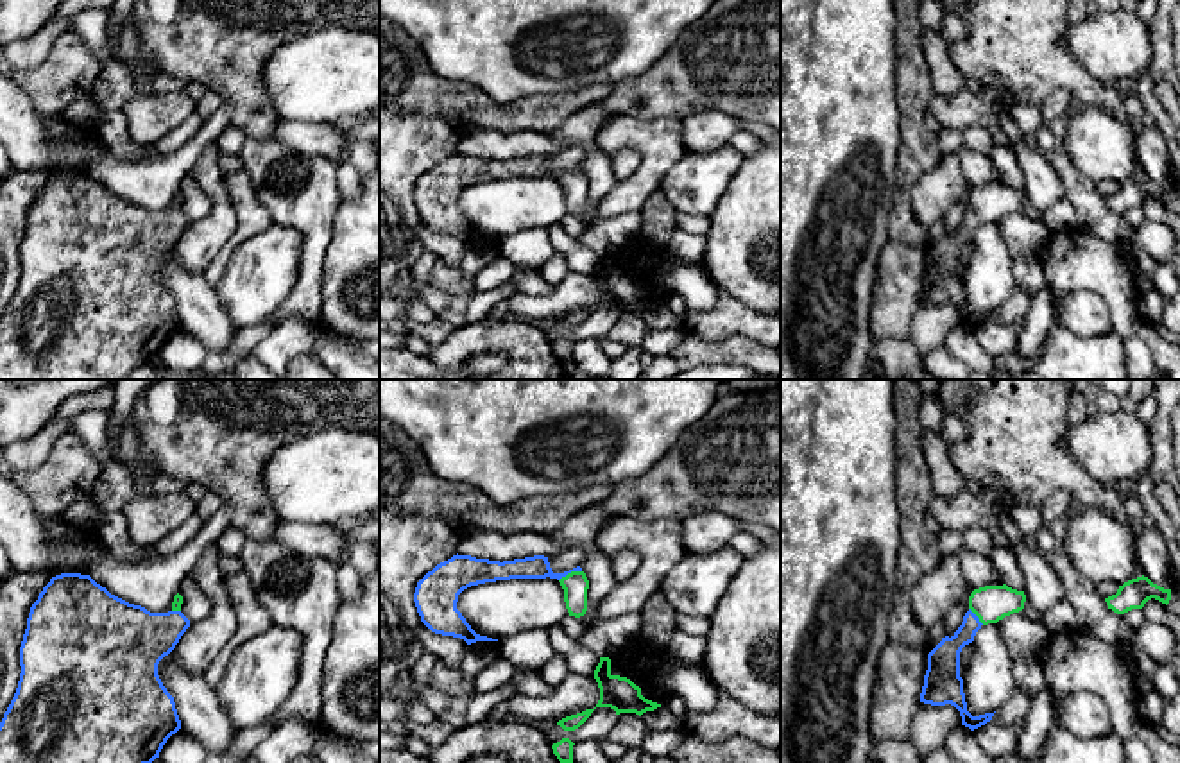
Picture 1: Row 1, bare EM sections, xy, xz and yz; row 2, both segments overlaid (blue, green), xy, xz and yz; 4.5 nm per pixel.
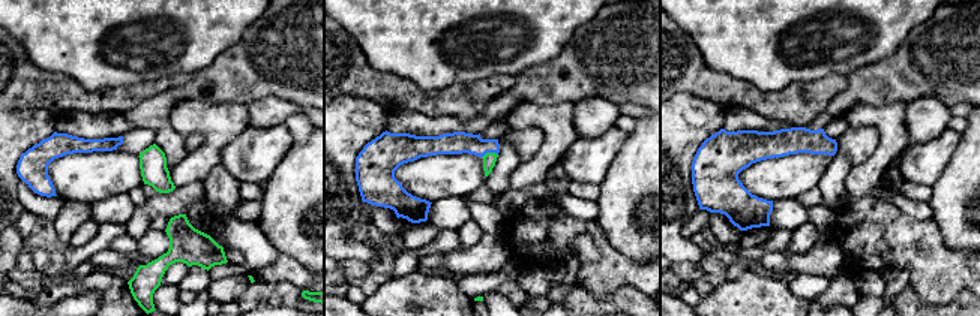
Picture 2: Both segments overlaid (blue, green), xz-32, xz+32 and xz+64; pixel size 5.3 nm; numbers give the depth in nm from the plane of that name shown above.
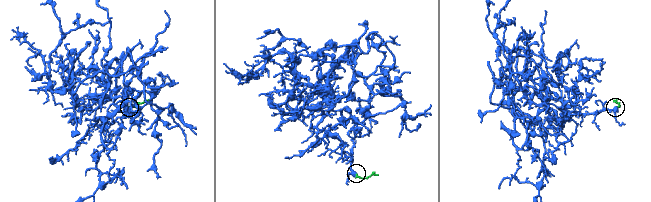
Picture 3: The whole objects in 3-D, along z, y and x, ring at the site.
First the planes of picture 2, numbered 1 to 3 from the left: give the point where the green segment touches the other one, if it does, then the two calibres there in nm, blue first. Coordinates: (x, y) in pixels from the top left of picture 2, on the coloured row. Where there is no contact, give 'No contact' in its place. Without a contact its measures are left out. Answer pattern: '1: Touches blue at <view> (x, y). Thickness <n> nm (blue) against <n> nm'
1: No contact
2: Touches blue at xz+32 (490, 152). Thickness 120 nm (blue) against 70 nm
3: No contact

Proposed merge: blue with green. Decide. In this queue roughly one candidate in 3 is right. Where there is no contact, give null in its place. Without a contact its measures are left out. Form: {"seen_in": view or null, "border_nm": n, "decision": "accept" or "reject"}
{"seen_in": "xz", "border_nm": 120, "decision": "accept"}

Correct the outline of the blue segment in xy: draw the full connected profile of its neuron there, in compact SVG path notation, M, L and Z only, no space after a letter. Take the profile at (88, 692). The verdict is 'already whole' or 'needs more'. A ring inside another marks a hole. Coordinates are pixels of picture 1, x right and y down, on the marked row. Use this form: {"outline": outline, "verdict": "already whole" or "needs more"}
{"outline": "M61 573L50 579L38 600L32 604L23 641L20 647L20 681L16 693L0 722L0 763L152 763L167 740L181 729L174 697L163 686L158 675L159 661L168 656L181 636L190 627L190 620L181 613L183 596L177 593L168 613L150 613L141 605L129 604L106 587L97 584L90 575Z", "verdict": "needs more"}

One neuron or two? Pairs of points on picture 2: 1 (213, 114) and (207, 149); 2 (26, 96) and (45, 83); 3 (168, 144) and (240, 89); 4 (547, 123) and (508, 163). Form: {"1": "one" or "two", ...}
{"1": "one", "2": "one", "3": "one", "4": "two"}

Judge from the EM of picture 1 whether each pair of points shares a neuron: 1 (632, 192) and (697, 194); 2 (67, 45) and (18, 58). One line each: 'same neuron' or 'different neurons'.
1: different neurons
2: different neurons

